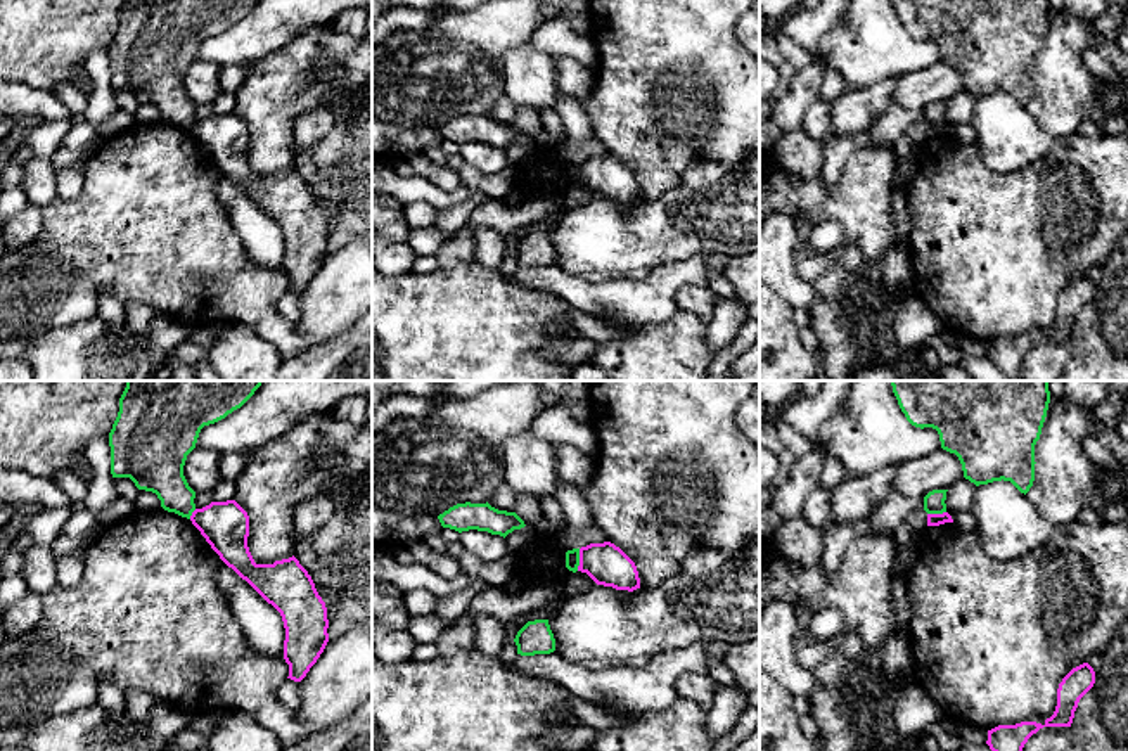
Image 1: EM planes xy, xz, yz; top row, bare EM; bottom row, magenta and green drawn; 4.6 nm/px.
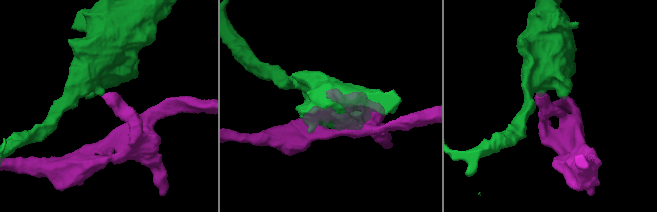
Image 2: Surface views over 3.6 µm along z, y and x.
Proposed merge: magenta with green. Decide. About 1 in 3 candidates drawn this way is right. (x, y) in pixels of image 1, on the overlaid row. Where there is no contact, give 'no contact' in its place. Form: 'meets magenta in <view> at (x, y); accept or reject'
meets magenta in xz at (580, 559); reject

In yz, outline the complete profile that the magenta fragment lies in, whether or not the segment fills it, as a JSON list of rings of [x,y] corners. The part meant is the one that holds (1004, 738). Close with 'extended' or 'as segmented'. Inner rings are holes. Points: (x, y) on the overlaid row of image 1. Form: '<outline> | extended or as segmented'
[[[1088,663],[1073,668],[1059,684],[1057,706],[1045,723],[1021,722],[1016,725],[998,725],[988,730],[991,751],[1022,751],[1028,739],[1043,727],[1071,727],[1080,699],[1093,687],[1095,671]]] | as segmented

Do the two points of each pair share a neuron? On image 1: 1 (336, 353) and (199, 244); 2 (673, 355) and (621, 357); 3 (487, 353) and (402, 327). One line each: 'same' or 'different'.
1: different
2: same
3: same

